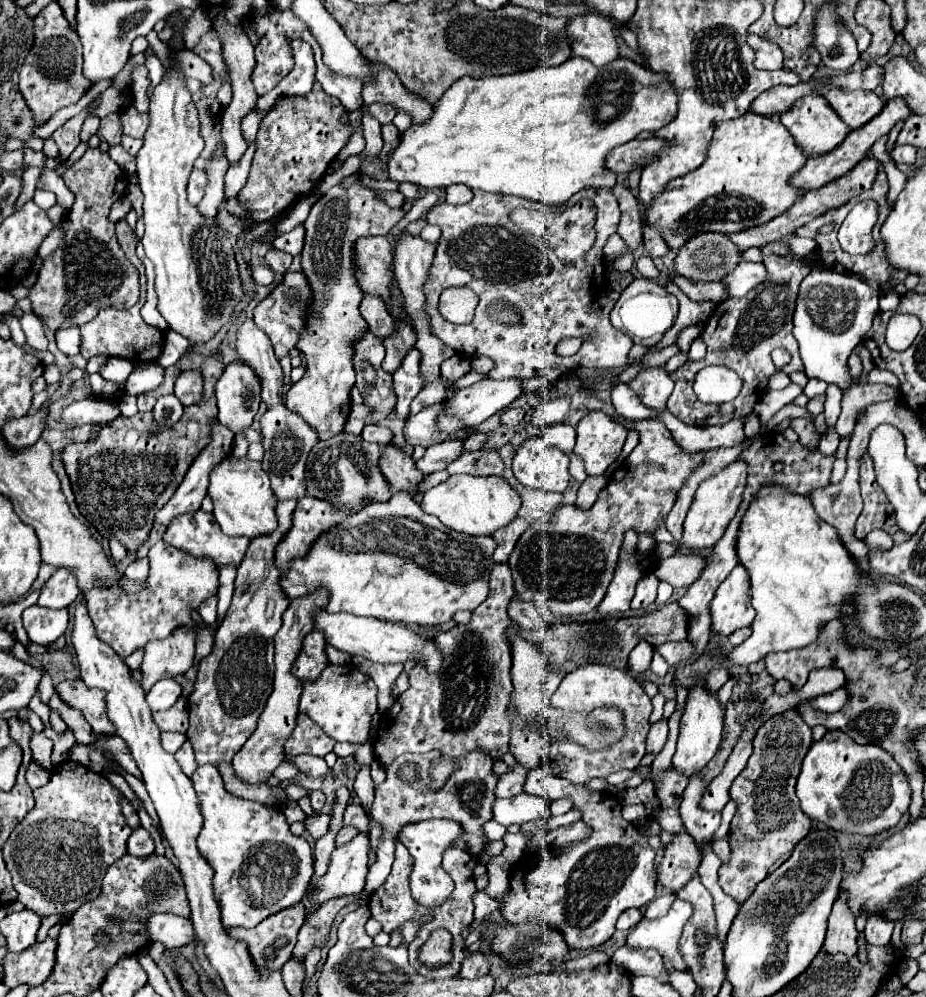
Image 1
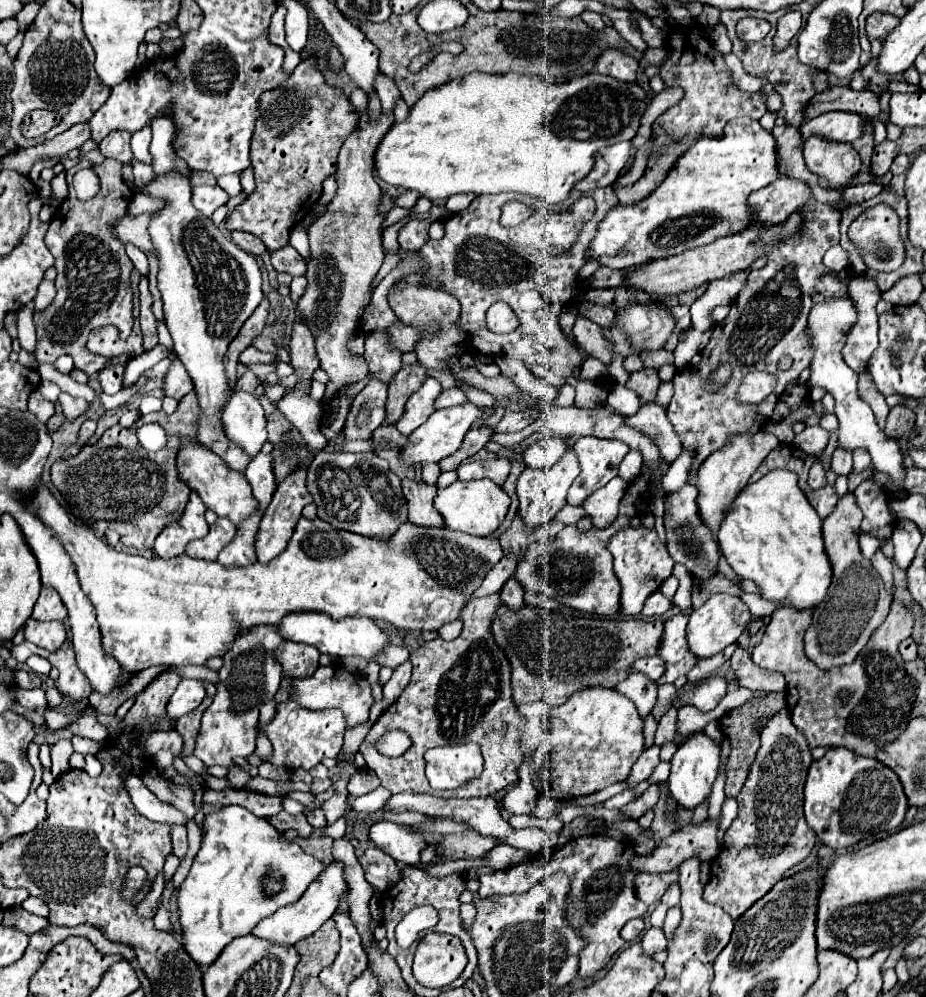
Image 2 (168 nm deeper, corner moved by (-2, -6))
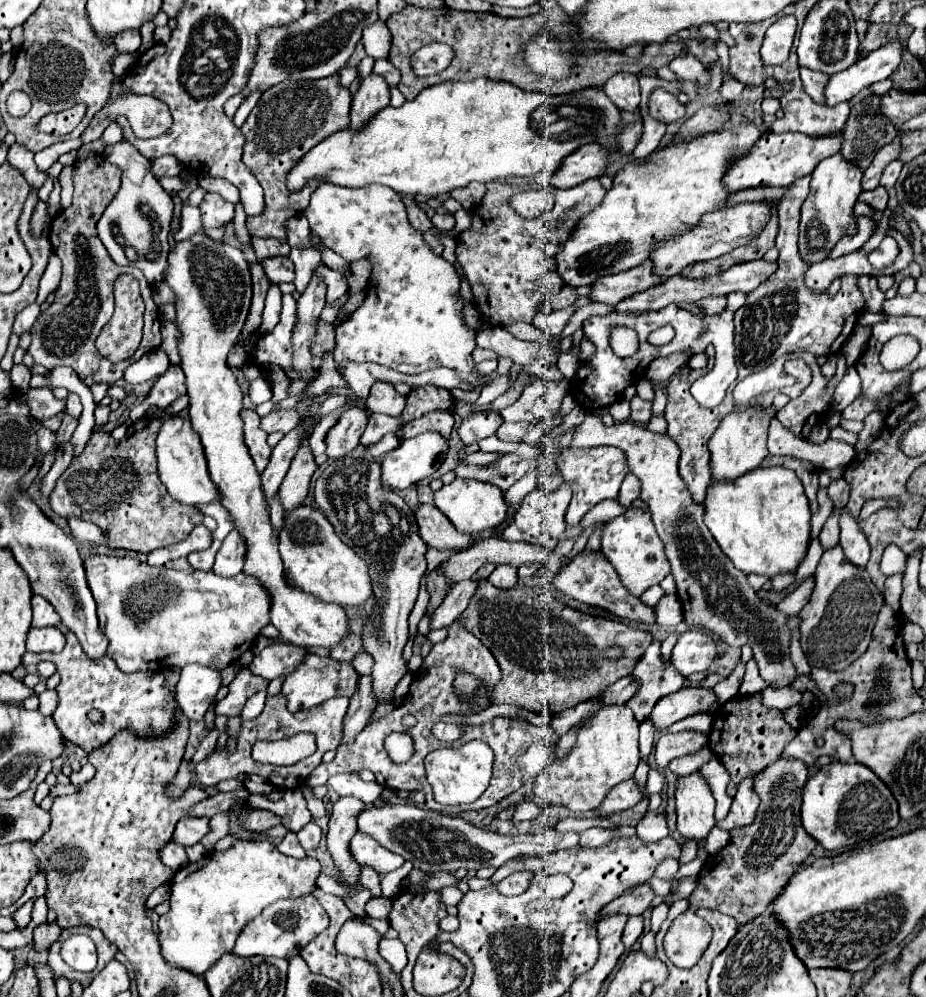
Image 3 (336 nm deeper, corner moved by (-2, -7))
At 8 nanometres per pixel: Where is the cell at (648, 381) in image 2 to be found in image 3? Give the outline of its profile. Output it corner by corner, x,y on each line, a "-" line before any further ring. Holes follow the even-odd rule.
634,397
630,401
630,409
632,409
632,421
646,425
650,421
650,401
642,401
640,397

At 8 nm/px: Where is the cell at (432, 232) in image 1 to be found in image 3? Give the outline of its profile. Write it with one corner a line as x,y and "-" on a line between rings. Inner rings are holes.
460,209
458,213
454,213
454,217
456,217
456,227
454,227
455,233
462,233
464,229
470,227
470,213
468,213
466,209

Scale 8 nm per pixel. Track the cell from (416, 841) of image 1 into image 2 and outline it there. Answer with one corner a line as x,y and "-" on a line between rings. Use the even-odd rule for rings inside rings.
394,822
374,824
370,828
370,838
376,842
378,848
404,864
420,864
420,852
428,844
422,832

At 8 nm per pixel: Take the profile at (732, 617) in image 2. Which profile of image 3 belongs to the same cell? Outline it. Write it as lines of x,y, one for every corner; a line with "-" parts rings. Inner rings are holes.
692,629
680,635
672,651
670,663
682,677
688,677
690,673
706,671
714,657
716,657
716,645
712,637
704,631

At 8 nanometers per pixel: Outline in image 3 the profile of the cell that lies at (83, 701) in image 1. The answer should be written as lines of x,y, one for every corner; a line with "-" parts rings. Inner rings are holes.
44,691
42,695
38,695
40,697
40,713
42,715
52,715
54,711
56,711
56,707
58,707
58,695
56,695
56,691

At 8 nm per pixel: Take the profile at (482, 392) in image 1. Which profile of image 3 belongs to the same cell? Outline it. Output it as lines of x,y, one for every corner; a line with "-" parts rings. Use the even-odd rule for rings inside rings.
424,433
404,439
396,451
390,451
382,463
382,487
400,491
432,475
448,453
448,441
436,433

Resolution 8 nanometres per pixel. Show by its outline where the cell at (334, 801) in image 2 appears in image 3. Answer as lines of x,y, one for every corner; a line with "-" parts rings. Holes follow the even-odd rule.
360,675
356,695
352,695
350,709
348,709
348,715
344,719
344,739
342,741
352,743
352,737
356,737
368,725
368,719
370,719
374,705
376,705
376,701
372,697
370,675

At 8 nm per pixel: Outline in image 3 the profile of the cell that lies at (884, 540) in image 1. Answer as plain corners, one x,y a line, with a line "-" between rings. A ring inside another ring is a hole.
840,509
840,529
842,529
840,547
846,559
856,567
866,567
870,557
870,545
864,533
860,533
860,527
856,525
856,521
850,519
850,515
844,509

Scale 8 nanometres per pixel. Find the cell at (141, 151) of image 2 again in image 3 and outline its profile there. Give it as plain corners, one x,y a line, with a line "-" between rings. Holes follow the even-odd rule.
164,155
160,159
154,159
152,161
152,171
156,177
174,177
174,175
180,175
182,171
182,163
176,159
176,157
170,157
170,155

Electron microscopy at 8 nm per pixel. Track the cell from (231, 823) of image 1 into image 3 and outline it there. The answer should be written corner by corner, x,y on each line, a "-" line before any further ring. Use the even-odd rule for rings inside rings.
236,839
234,847
228,851
212,851
198,863
188,863
180,869
170,881
170,911
158,919
158,941
162,947
162,957
176,969
190,971
202,977
224,953
230,953
240,927
248,923
248,919
260,915
264,907
274,903
276,899
292,899
308,895
316,889
316,877
320,873
320,863
312,857
294,859
282,855
270,841
250,841

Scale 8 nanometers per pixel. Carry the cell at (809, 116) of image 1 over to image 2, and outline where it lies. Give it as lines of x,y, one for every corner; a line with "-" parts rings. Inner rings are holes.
816,134
804,144
804,160
810,172
828,178
830,188
844,186
860,170
860,156
852,144
828,142

